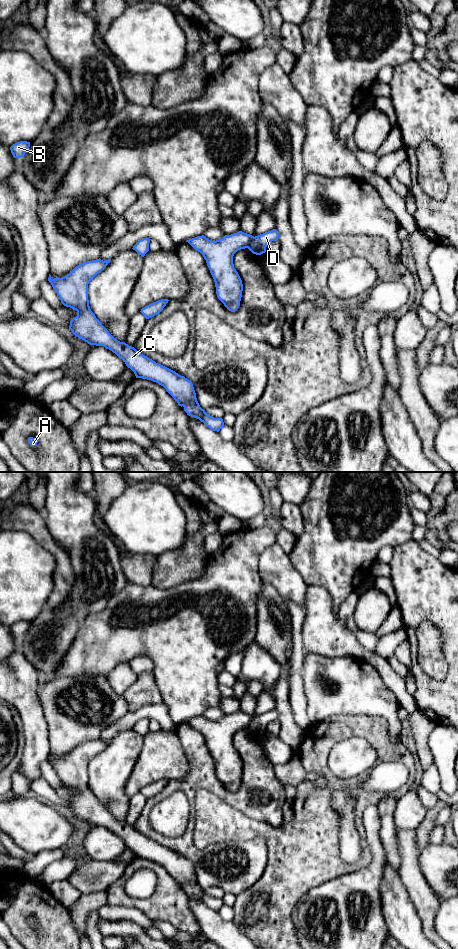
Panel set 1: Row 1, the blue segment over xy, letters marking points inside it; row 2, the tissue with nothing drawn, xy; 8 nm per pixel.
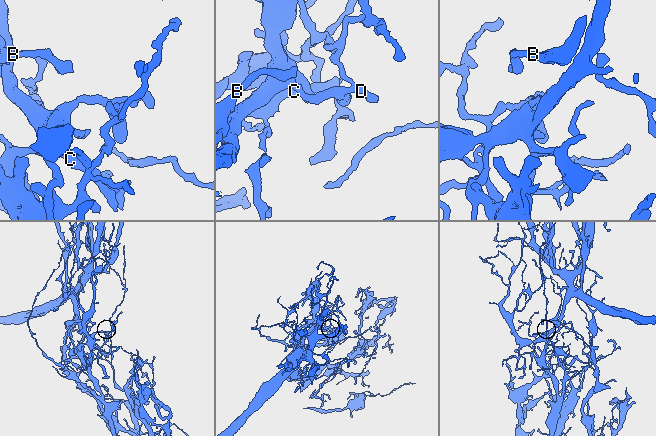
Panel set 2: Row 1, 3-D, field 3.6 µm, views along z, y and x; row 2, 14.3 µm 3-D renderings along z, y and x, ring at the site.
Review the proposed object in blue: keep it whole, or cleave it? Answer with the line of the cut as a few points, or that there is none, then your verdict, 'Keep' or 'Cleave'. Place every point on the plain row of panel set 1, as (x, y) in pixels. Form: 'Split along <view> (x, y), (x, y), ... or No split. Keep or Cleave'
Split along xy (253, 716), (247, 727). Cleave

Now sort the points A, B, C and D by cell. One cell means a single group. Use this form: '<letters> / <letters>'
A B D / C

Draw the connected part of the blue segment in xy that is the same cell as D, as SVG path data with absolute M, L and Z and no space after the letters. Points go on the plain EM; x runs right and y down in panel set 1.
M276 709L255 716L250 722L248 729L253 734L261 735L266 732L267 725L272 721L278 720L278 717L279 713Z

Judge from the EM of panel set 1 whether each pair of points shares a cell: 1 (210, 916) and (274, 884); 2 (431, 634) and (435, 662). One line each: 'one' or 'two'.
1: two
2: one

